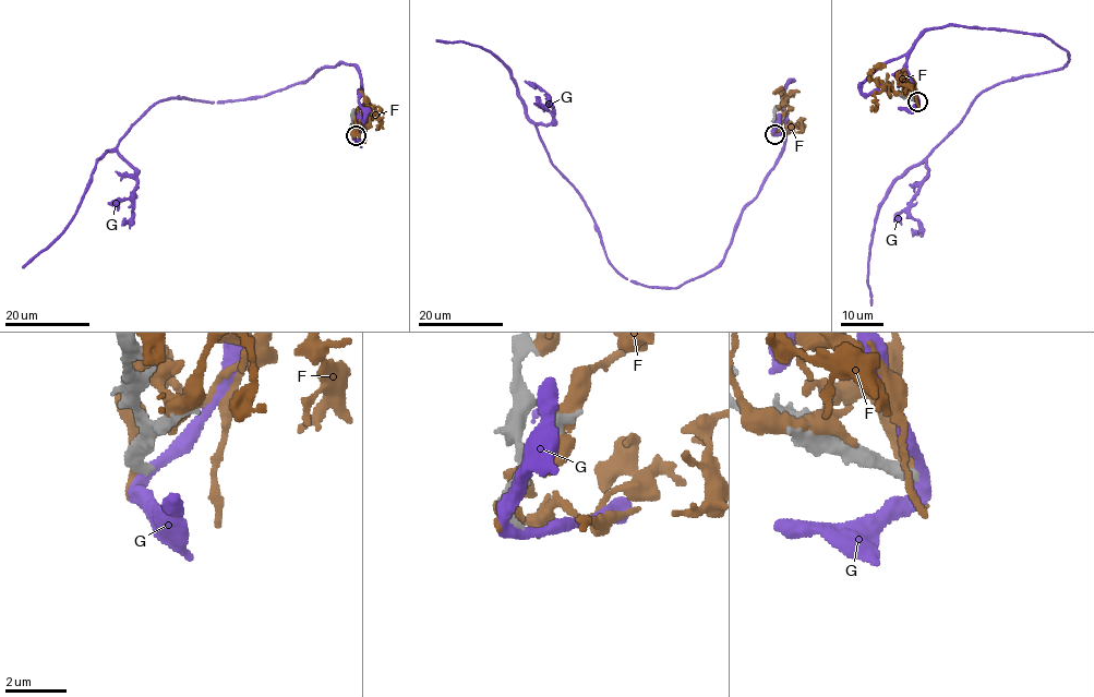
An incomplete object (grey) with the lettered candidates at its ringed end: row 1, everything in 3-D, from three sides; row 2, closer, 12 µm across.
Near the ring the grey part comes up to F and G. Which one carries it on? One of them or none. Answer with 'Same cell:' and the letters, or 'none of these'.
Same cell: none of these

